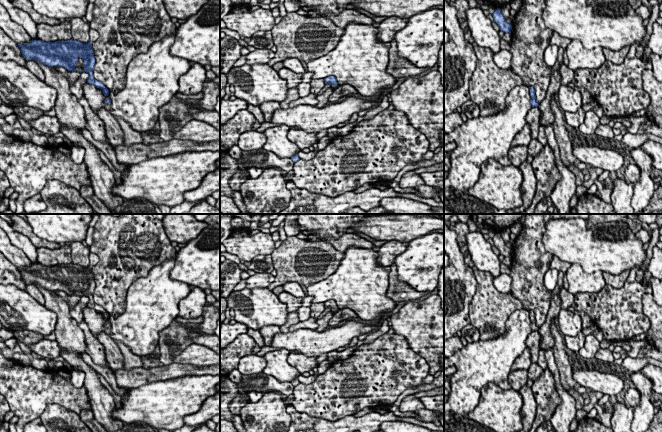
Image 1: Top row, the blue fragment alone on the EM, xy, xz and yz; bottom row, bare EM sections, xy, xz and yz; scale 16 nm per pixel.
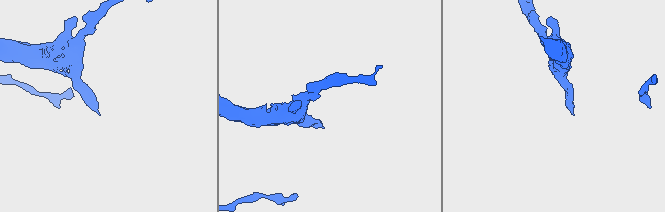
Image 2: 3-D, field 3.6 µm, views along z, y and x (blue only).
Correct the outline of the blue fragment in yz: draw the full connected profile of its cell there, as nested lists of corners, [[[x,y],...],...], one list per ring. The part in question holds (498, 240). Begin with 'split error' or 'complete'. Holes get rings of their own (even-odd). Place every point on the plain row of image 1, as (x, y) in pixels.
complete; [[[500,232],[495,233],[495,235],[492,239],[494,242],[494,246],[496,246],[498,248],[501,255],[503,255],[505,257],[507,257],[507,256],[511,257],[512,249],[508,248],[506,246],[505,241],[504,241],[503,237],[501,236]]]

